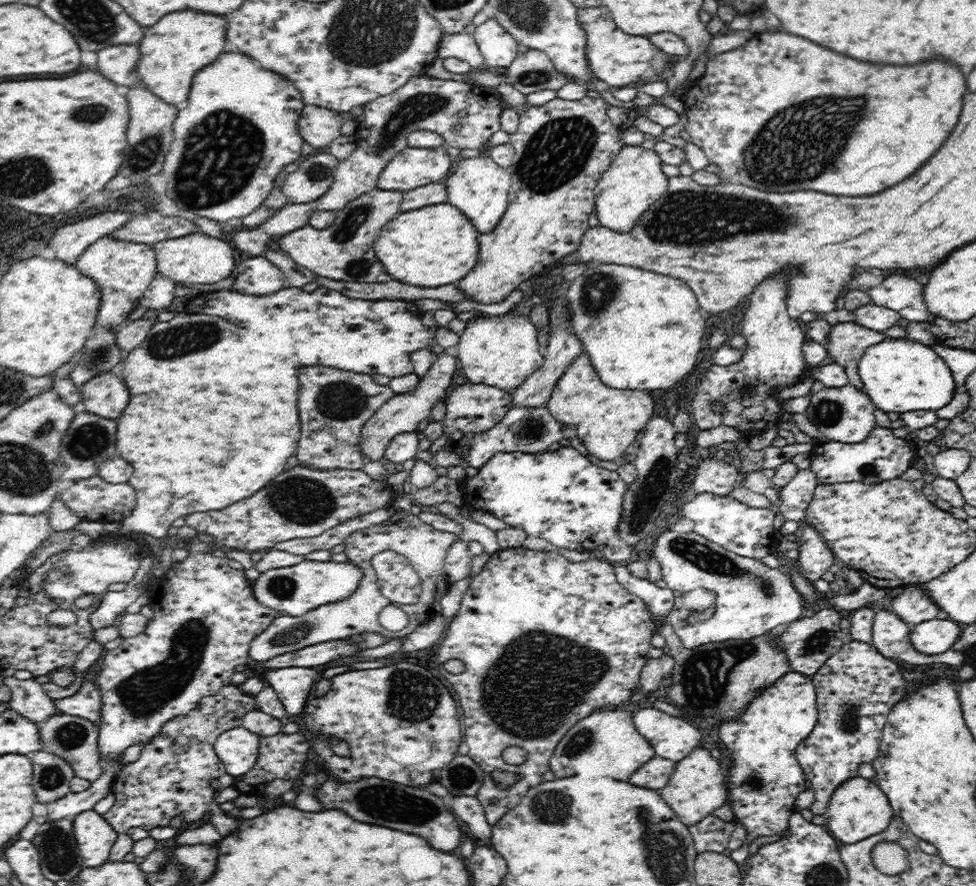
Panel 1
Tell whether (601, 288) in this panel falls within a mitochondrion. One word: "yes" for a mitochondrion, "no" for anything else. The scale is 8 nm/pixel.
yes

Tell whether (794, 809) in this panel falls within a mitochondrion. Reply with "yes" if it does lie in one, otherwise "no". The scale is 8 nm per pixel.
no

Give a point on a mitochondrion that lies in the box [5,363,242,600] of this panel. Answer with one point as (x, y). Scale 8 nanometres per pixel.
(88, 441)

